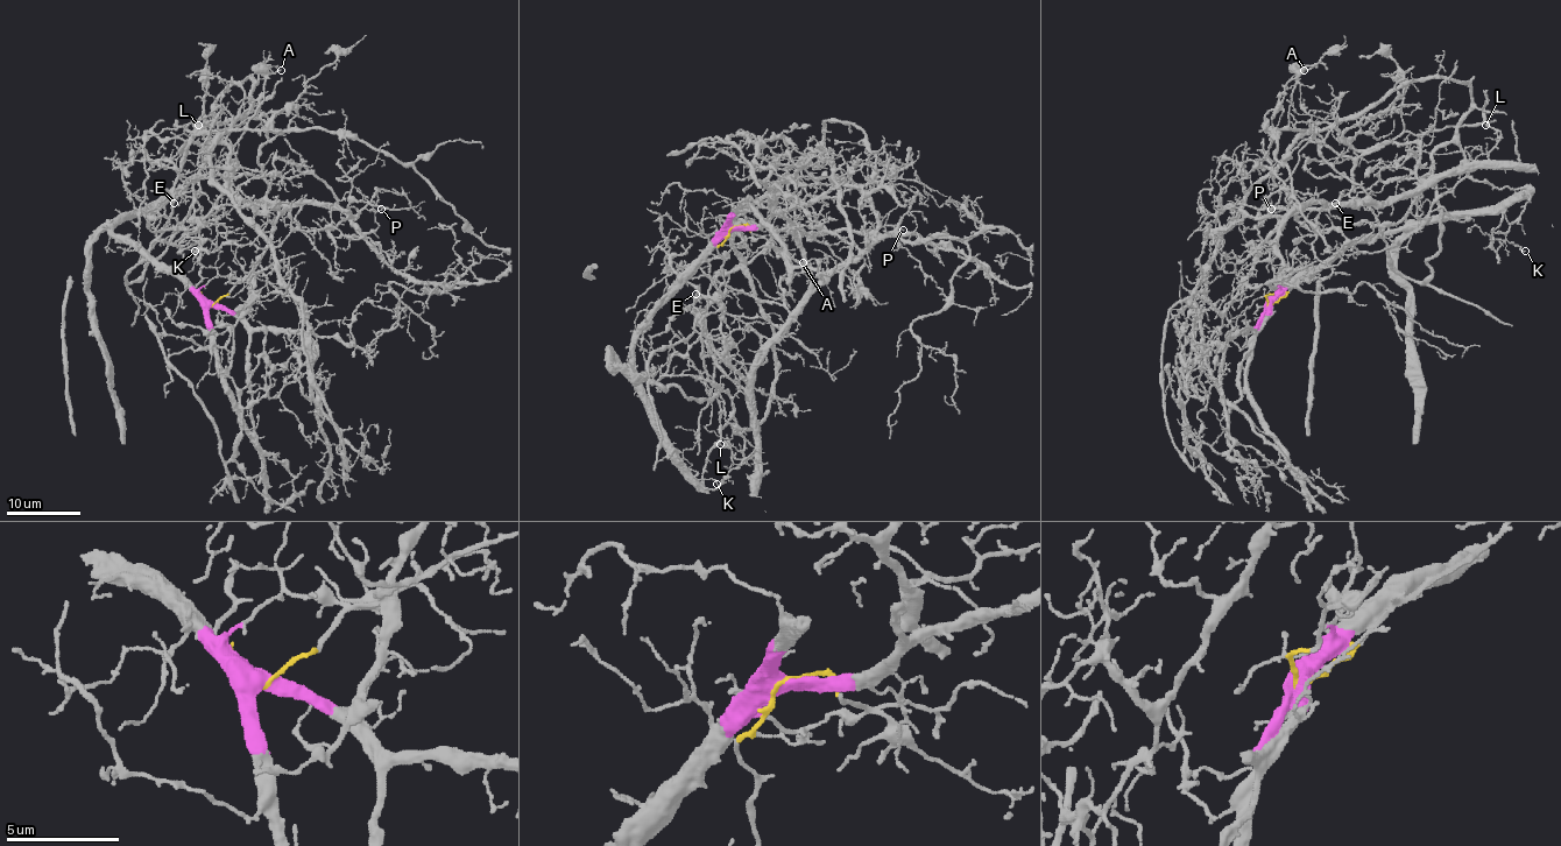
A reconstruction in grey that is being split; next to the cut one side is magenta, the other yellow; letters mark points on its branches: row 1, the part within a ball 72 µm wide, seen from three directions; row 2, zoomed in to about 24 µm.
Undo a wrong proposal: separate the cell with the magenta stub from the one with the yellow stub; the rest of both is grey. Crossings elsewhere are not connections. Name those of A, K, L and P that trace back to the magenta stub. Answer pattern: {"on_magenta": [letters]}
{"on_magenta": ["K", "P"]}

